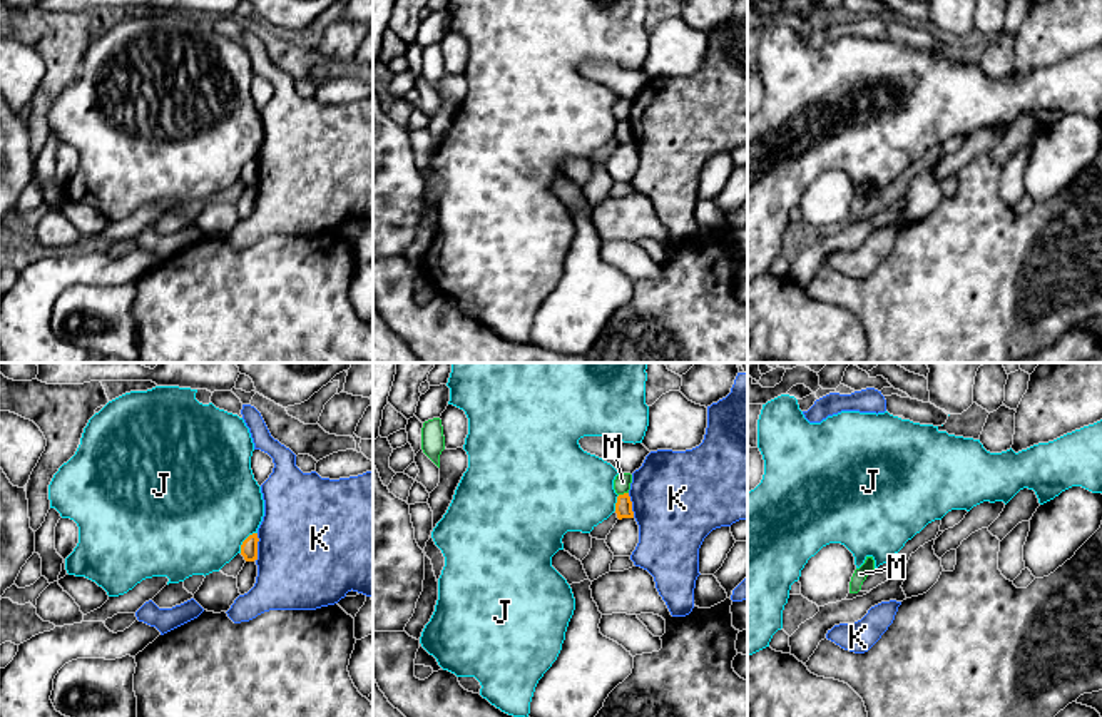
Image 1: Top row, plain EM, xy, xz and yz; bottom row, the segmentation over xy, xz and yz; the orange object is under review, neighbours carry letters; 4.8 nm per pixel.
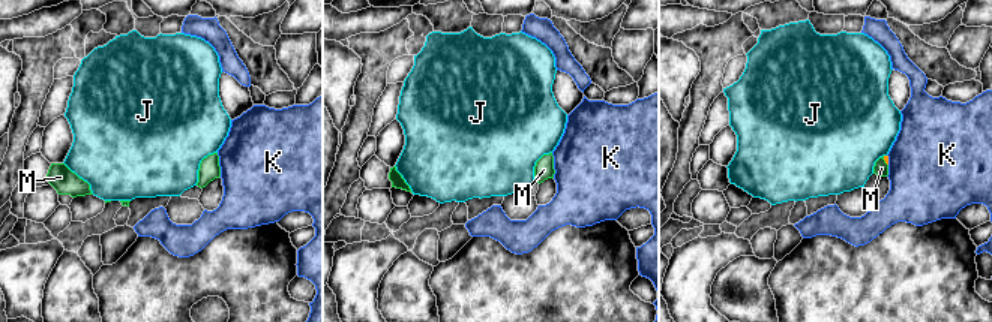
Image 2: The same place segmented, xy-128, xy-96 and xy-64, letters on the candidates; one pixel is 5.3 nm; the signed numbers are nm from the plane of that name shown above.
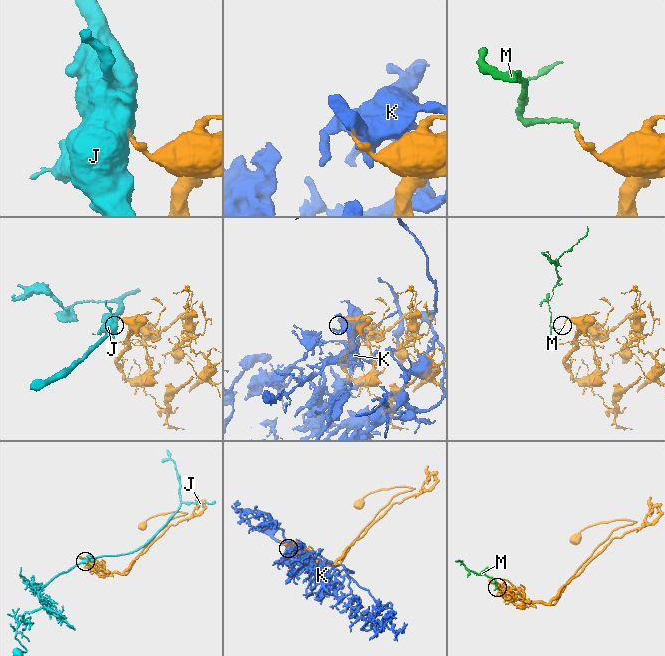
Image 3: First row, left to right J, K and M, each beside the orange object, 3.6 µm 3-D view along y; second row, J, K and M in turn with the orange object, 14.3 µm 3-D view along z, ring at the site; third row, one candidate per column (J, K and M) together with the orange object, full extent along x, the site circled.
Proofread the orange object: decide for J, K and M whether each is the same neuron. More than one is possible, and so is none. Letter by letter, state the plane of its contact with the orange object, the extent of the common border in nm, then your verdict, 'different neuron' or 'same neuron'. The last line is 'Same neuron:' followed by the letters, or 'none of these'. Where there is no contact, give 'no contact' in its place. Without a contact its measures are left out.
J: contact in xy; length 130 nm; different neuron
K: contact in xy; length 140 nm; different neuron
M: contact in xz; length 50 nm; different neuron
Same neuron: none of these

